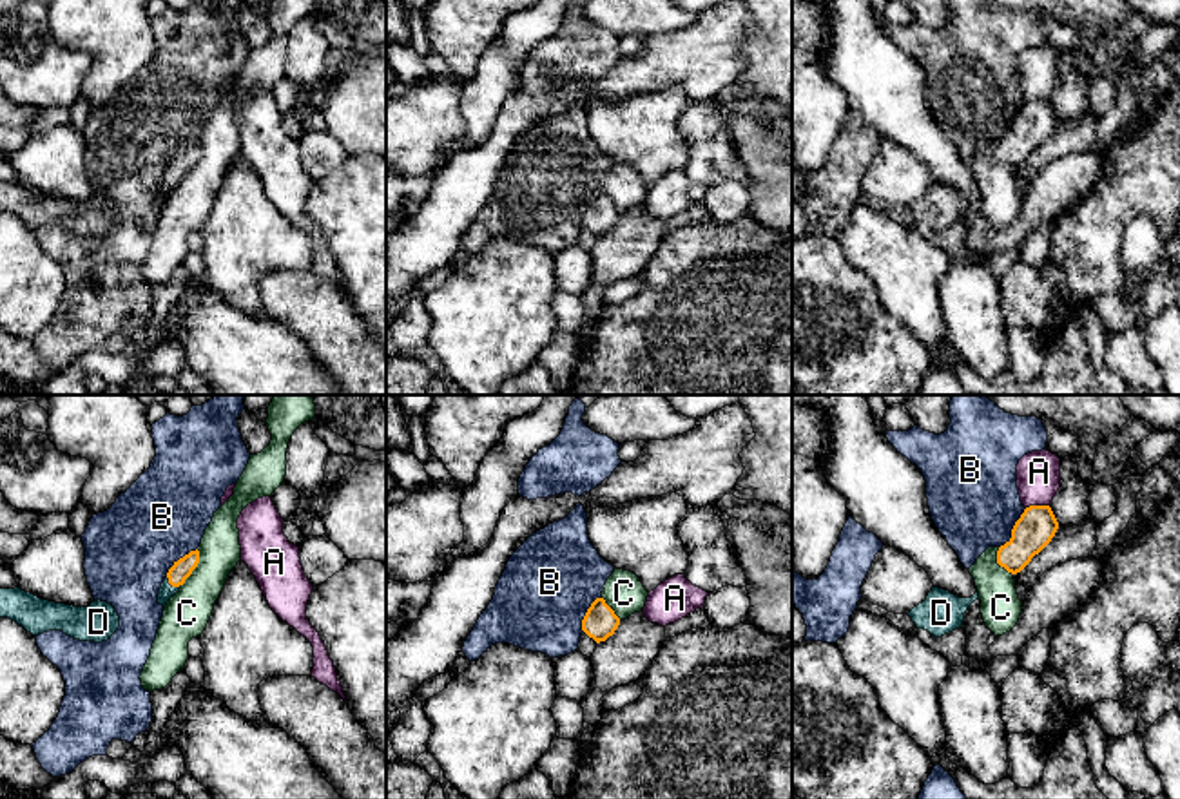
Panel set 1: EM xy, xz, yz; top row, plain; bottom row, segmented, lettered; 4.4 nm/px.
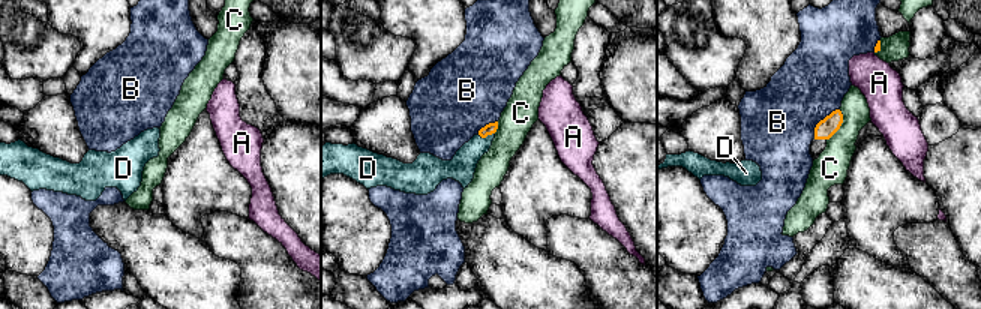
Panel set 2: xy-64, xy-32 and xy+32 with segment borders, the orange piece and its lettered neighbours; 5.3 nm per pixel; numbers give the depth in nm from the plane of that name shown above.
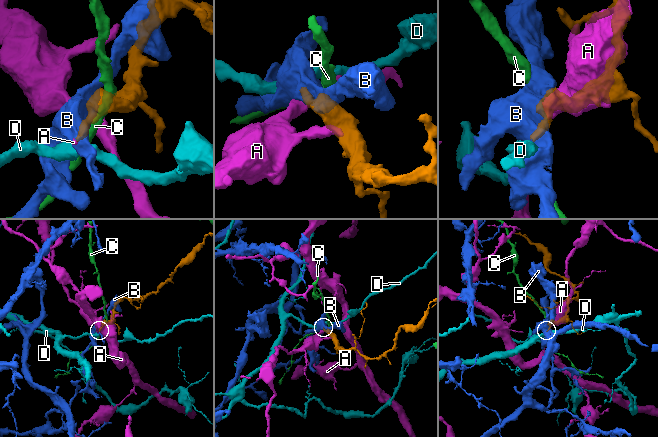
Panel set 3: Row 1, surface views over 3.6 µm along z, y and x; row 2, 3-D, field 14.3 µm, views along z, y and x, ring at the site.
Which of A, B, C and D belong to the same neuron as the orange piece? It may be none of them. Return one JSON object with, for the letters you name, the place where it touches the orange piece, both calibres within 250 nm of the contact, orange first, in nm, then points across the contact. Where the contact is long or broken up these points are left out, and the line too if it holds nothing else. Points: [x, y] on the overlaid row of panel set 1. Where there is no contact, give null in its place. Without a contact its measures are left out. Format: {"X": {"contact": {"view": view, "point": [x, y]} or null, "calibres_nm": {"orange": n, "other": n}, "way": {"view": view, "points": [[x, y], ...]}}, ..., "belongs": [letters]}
{"D": {"contact": {"view": "xy", "point": [173, 586]}, "calibres_nm": {"orange": 90, "other": 70}, "way": {"view": "xy", "points": [[182, 569], [173, 586], [167, 591]]}}, "belongs": ["D"]}

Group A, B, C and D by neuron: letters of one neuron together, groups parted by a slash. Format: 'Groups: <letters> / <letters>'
Groups: A / B / C / D

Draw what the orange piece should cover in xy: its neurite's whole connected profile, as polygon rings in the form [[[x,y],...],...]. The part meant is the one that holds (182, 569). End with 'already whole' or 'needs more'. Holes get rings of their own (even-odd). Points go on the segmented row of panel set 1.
[[[190,551],[189,554],[185,554],[183,558],[179,558],[178,562],[174,562],[174,565],[169,569],[160,594],[158,594],[158,603],[160,605],[167,605],[167,602],[179,591],[179,587],[185,583],[185,580],[192,574],[192,571],[198,567],[199,563],[199,551]]] | needs more

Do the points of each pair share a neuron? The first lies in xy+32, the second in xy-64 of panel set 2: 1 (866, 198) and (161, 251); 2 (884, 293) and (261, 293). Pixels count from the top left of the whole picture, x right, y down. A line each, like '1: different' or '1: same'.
1: different
2: different

